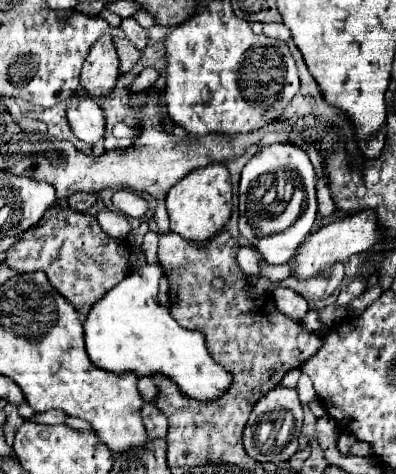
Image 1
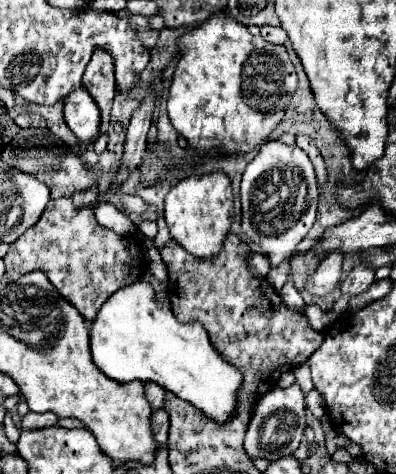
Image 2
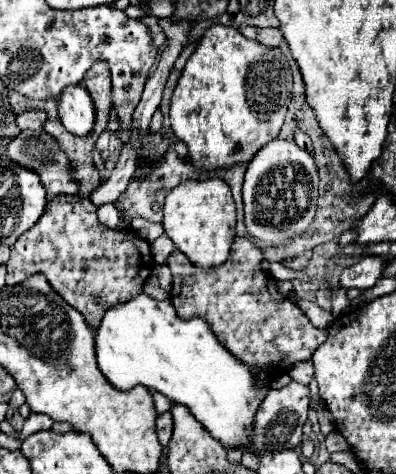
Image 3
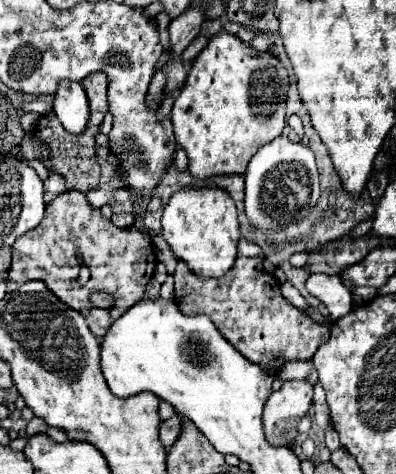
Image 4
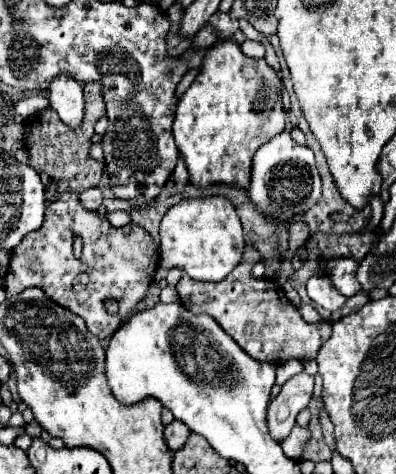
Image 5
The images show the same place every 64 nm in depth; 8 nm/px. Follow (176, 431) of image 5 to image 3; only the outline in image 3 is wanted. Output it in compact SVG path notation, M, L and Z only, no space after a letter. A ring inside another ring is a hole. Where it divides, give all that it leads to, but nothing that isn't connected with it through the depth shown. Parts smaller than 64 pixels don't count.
M170 412L158 414L158 418L156 418L156 434L158 434L160 444L166 448L170 436L172 436L172 416L170 416Z

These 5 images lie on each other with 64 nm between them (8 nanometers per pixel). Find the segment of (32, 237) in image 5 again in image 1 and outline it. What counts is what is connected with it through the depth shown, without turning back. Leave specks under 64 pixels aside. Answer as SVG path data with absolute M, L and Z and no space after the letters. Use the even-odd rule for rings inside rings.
M52 206L36 228L30 228L22 240L6 252L6 262L18 272L44 270L50 284L84 316L108 288L114 288L128 274L128 244L106 236L94 216Z

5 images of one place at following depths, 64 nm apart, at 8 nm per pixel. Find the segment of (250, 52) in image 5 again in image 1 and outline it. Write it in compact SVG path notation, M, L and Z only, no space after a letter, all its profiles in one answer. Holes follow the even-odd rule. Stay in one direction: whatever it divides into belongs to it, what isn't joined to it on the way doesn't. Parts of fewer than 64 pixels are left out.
M274 22L264 24L264 34L270 36L270 38L278 38L278 40L282 40L282 42L286 42L286 40L292 38L288 26L284 26L284 24L274 24Z

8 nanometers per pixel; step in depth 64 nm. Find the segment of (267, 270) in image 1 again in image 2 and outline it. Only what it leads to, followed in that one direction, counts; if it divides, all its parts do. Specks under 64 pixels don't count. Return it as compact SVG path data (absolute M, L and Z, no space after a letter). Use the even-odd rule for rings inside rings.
M284 262L280 264L277 269L270 269L267 274L267 280L273 286L276 292L279 292L284 284L286 284L289 274L291 272L291 267L289 262Z

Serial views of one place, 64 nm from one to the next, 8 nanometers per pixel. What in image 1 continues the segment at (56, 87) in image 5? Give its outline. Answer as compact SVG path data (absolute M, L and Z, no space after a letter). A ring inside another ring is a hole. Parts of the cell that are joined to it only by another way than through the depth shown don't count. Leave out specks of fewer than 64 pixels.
M78 100L68 108L68 122L76 138L98 144L106 138L106 120L102 108L92 100Z

